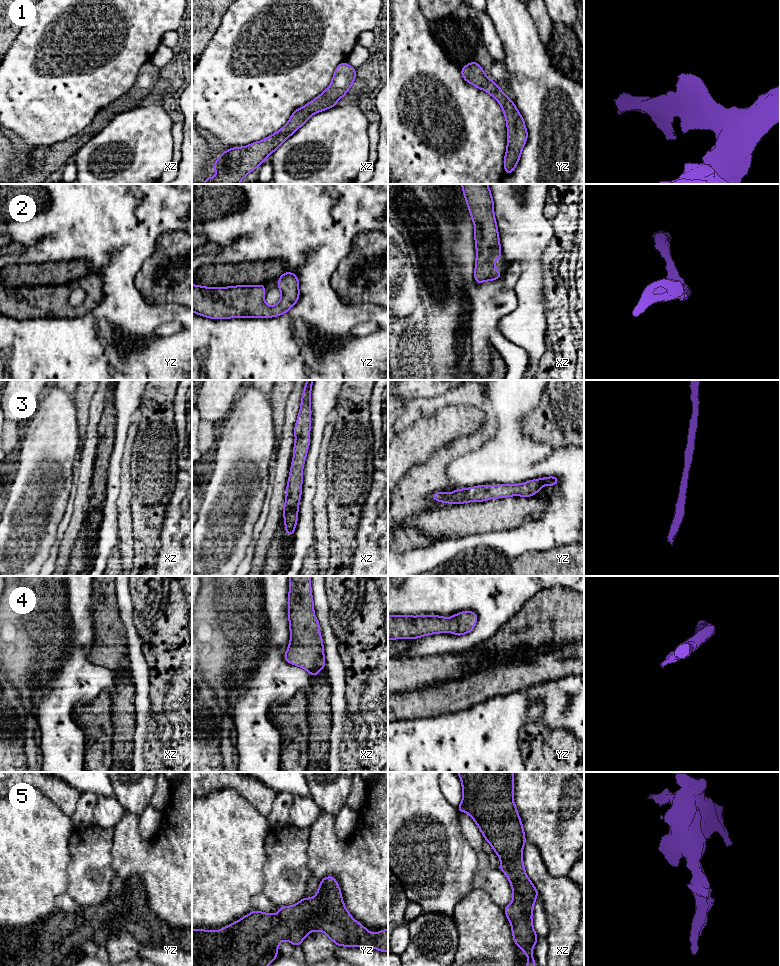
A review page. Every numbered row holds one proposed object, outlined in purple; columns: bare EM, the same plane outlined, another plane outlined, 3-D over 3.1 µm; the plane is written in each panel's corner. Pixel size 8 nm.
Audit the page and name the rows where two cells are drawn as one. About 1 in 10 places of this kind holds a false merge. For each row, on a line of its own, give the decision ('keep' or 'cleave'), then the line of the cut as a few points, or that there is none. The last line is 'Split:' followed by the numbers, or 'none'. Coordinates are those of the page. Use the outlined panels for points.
1: keep; cut none
2: keep; cut none
3: keep; cut none
4: keep; cut none
5: keep; cut none
Split: none

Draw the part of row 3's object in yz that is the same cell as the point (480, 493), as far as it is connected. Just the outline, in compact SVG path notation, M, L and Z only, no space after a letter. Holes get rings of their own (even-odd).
M551 476L530 480L523 484L479 485L457 489L451 493L436 492L431 495L431 499L450 504L463 504L509 496L530 497L538 493L544 485L555 486L558 483L558 477Z

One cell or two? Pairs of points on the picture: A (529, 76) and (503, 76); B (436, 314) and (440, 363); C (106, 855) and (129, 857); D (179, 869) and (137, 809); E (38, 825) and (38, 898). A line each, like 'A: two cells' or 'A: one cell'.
A: two cells
B: one cell
C: two cells
D: two cells
E: one cell

